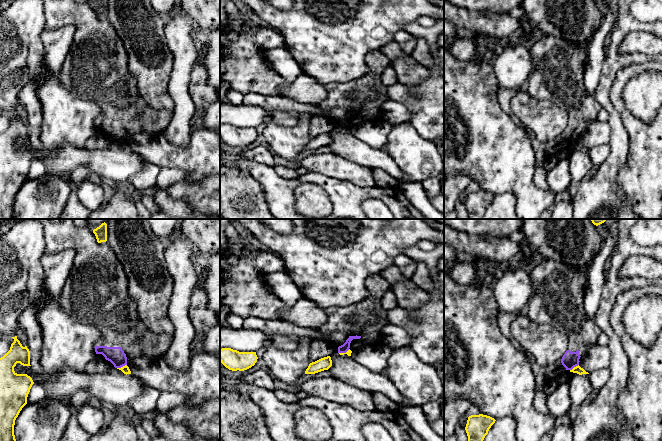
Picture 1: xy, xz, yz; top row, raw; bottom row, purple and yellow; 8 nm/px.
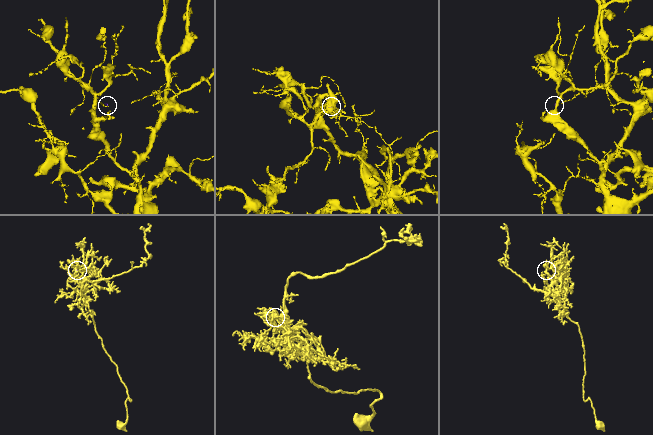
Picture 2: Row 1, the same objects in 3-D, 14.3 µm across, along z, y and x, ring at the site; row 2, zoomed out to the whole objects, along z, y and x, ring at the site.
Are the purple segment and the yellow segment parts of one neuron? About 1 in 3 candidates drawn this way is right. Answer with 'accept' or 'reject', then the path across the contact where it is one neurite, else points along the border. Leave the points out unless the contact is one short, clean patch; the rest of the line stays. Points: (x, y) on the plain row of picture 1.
reject; border along xy (126, 140), (117, 144)

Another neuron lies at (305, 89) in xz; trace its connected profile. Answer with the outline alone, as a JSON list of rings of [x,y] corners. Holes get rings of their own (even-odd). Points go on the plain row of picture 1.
[[[304,73],[300,74],[287,88],[284,88],[282,94],[301,103],[319,105],[328,96],[324,85]]]

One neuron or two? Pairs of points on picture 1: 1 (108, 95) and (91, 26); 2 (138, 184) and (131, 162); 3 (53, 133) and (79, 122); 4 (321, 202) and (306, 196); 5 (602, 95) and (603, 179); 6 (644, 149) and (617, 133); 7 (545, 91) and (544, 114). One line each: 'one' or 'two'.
1: one
2: two
3: one
4: one
5: one
6: two
7: two

